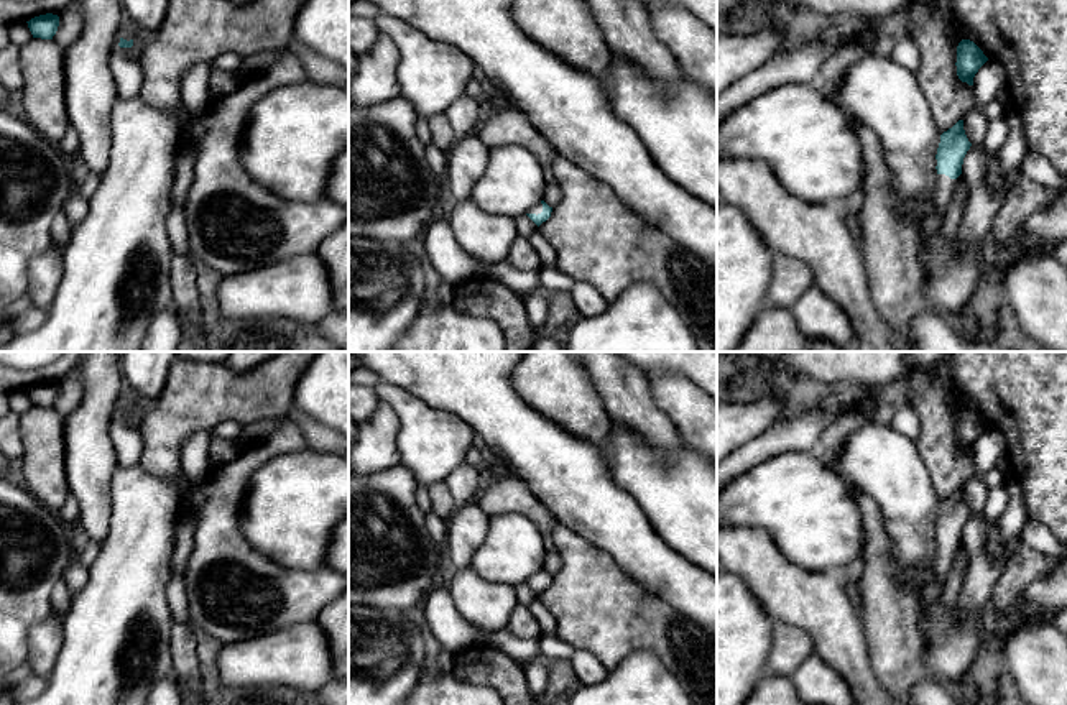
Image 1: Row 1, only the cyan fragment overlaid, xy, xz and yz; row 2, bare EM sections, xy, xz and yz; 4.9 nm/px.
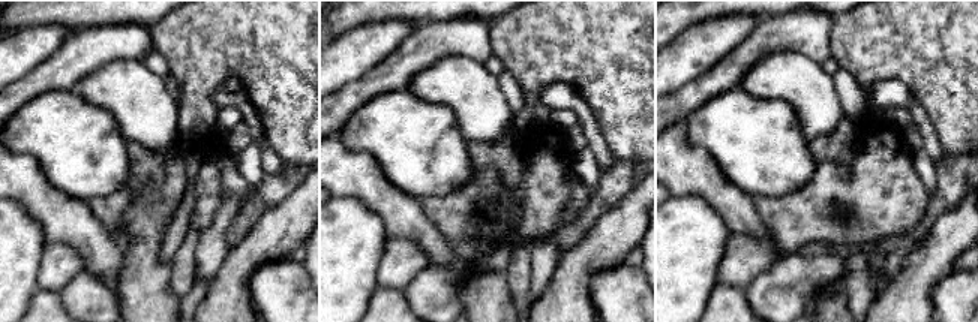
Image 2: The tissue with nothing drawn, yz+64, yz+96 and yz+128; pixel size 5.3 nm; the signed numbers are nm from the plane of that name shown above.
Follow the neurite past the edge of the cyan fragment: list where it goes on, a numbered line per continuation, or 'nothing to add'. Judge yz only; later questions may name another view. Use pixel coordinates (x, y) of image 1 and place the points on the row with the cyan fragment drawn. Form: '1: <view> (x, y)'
1: yz (944, 189)

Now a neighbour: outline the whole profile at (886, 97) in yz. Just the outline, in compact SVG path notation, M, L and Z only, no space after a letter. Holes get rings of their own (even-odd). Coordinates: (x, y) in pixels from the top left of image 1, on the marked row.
M886 48L870 51L847 69L837 90L837 104L878 135L901 210L917 217L921 235L924 222L935 209L935 154L942 131L917 76L894 62Z

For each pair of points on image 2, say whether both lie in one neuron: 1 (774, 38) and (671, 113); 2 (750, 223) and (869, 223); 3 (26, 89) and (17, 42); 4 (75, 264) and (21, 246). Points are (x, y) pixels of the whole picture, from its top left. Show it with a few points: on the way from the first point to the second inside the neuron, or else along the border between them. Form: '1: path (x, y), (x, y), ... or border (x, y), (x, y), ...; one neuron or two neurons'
1: path (749, 51), (723, 77), (696, 93); one neuron
2: border (753, 199), (753, 205), (768, 232), (767, 240); two neurons
3: border (51, 56), (15, 81); two neurons
4: border (47, 246), (39, 267), (38, 288); two neurons

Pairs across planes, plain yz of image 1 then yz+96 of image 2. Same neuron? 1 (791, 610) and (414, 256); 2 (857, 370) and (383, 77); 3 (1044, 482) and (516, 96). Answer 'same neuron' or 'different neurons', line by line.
1: different neurons
2: different neurons
3: different neurons

